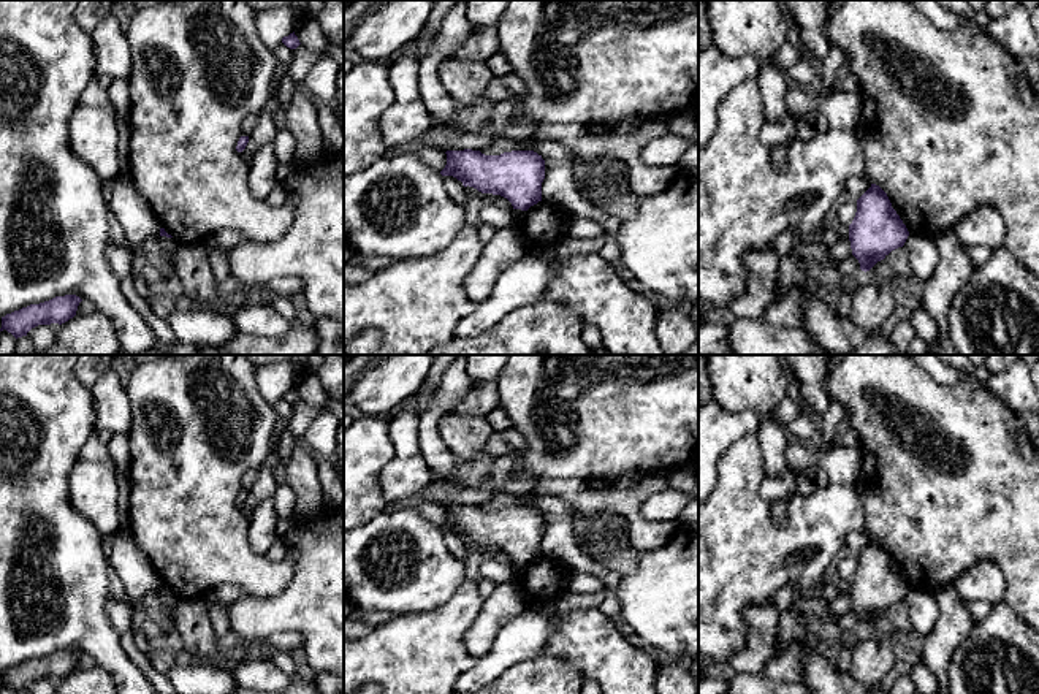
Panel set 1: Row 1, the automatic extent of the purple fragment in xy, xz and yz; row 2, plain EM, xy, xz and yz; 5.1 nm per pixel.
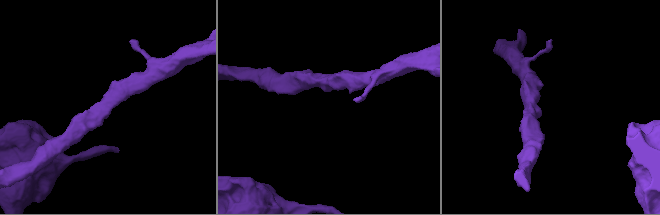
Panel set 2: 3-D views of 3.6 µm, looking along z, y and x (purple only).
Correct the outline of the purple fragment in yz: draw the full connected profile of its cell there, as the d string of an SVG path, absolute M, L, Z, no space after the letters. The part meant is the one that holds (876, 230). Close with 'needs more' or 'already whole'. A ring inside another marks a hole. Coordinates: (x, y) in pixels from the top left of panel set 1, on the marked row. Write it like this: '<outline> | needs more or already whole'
M876 184L857 200L857 212L849 225L852 255L862 271L870 271L892 250L903 247L909 231L887 193Z | already whole

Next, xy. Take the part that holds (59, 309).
M65 295L40 304L30 304L2 317L0 331L6 330L17 339L27 336L38 325L62 325L76 315L81 301L76 295Z | already whole

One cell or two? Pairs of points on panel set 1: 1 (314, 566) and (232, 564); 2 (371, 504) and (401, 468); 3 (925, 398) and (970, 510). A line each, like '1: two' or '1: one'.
1: two
2: two
3: one

